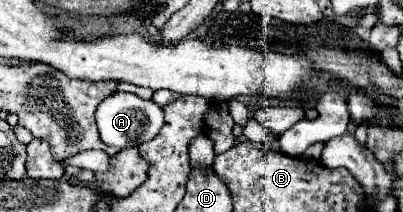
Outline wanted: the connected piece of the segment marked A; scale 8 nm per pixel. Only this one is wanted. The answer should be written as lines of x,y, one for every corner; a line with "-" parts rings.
114,93
98,105
96,123
98,123
100,137
106,145
126,149
126,147
138,147
138,145
154,139
154,135
158,135
158,129
162,127
164,119
162,119
162,109
154,101
144,101
132,93

